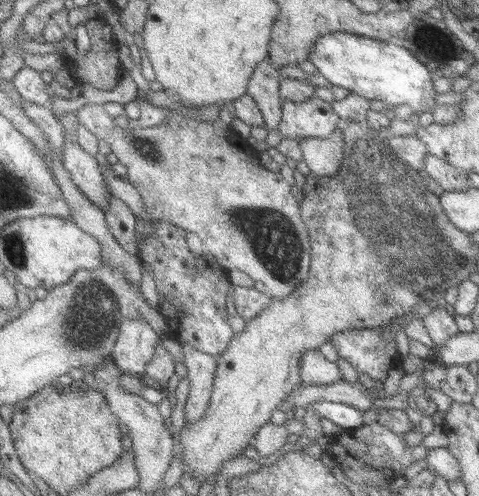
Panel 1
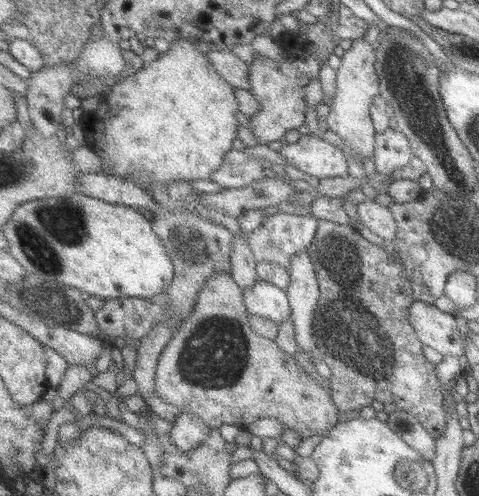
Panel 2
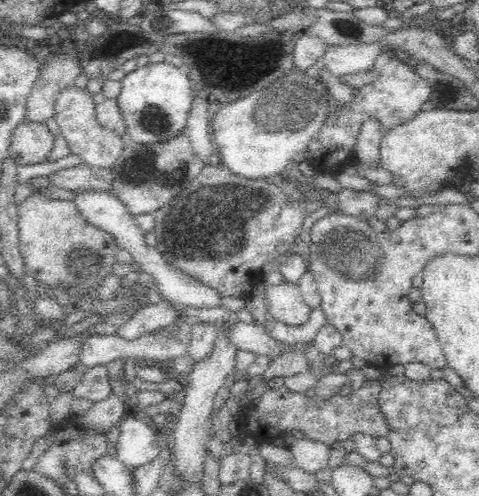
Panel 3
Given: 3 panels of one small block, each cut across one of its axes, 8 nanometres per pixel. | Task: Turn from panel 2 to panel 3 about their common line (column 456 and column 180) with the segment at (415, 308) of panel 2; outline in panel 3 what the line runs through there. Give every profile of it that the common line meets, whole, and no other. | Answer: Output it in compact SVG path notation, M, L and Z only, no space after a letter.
M178 316L168 322L168 324L162 324L158 328L152 328L150 332L144 332L144 334L136 334L136 338L122 338L122 336L92 336L82 352L80 352L80 362L90 370L90 368L96 368L96 366L108 366L110 362L114 360L146 360L150 366L160 366L164 364L166 360L172 360L172 358L178 358L178 356L184 356L186 352L190 352L190 346L192 346L192 326L186 324L184 320L178 320Z

